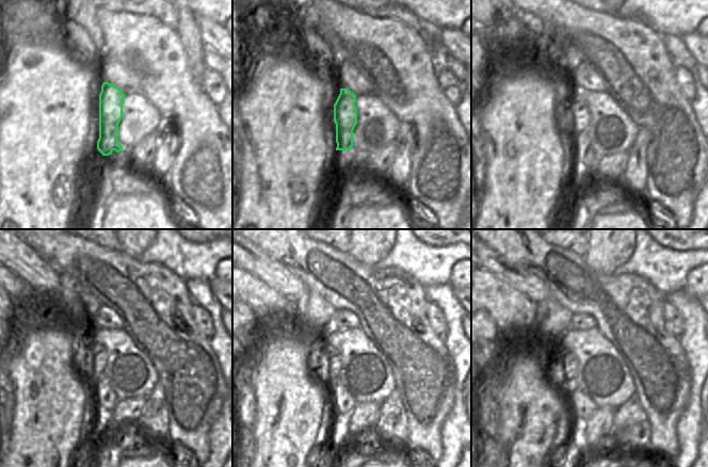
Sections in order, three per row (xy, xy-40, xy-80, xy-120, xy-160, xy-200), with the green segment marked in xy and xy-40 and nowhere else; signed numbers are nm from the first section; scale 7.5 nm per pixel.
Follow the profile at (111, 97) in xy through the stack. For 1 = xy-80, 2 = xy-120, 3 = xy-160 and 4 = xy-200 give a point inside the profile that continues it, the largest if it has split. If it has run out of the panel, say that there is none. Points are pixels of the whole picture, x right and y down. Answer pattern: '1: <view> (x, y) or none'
1: xy-80 (578, 112)
2: xy-120 (98, 356)
3: xy-160 (327, 369)
4: xy-200 (563, 369)

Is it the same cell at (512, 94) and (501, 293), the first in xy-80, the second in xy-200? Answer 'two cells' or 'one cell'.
two cells

